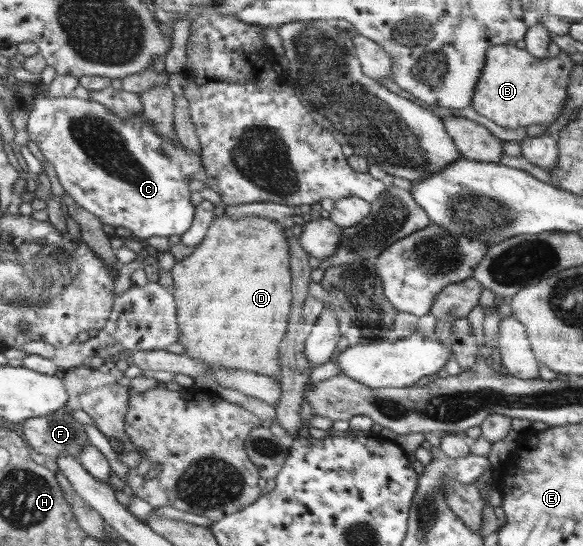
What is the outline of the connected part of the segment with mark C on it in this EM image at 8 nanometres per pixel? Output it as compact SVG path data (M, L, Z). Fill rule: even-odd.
M41 95L28 107L31 109L28 131L32 141L40 146L44 157L53 165L68 195L77 199L77 203L91 211L101 223L125 227L133 233L132 239L142 242L153 235L180 236L188 231L195 213L195 207L191 205L189 177L199 171L202 161L178 138L163 138L153 128L153 122L143 115L121 118L104 104L75 95L59 99Z

